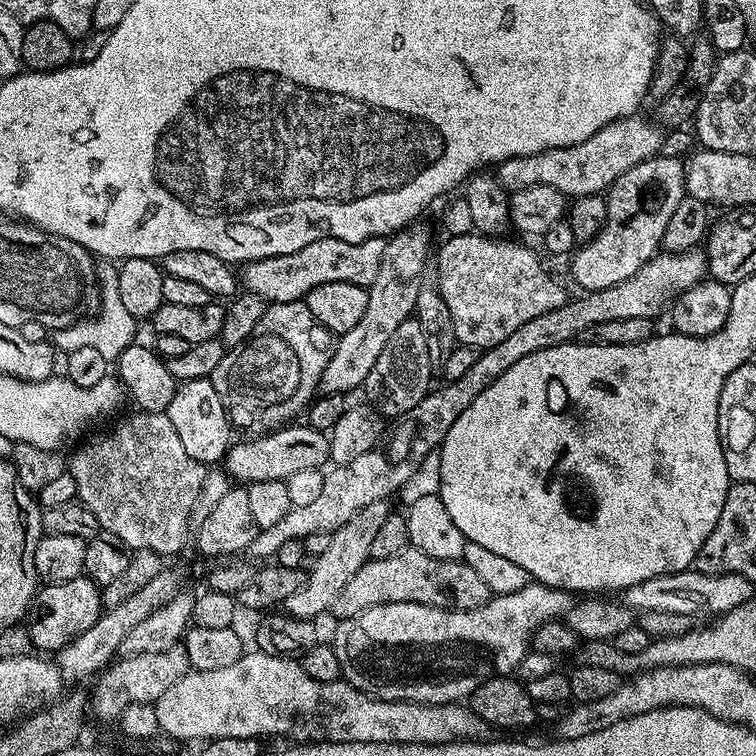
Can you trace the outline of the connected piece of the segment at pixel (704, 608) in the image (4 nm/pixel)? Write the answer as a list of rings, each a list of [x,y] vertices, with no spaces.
[[[695,570],[667,572],[658,578],[646,578],[636,586],[625,588],[622,603],[630,606],[636,613],[646,611],[665,611],[666,614],[686,615],[696,618],[699,612],[710,612],[712,616],[734,610],[753,599],[753,581],[738,574],[706,574]]]

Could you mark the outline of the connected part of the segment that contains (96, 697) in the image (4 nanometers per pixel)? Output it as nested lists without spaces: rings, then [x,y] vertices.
[[[180,646],[167,648],[158,654],[139,652],[136,656],[125,655],[120,659],[110,663],[95,677],[96,685],[93,686],[92,692],[90,691],[91,715],[93,712],[100,720],[115,721],[122,714],[122,710],[126,710],[126,706],[134,702],[153,703],[156,697],[170,686],[174,686],[178,678],[190,671],[188,656]]]

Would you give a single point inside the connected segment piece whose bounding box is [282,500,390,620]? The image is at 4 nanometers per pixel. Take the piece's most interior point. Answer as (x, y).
(349, 549)

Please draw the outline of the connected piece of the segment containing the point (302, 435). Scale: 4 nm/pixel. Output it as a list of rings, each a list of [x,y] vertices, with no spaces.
[[[296,423],[291,426],[281,426],[267,434],[256,434],[251,438],[244,438],[248,440],[242,441],[241,444],[233,443],[229,447],[228,455],[222,461],[223,471],[227,472],[233,481],[249,485],[267,480],[287,482],[290,474],[299,474],[302,470],[314,470],[315,468],[323,469],[324,463],[327,465],[330,460],[328,436],[309,428],[307,423]]]

